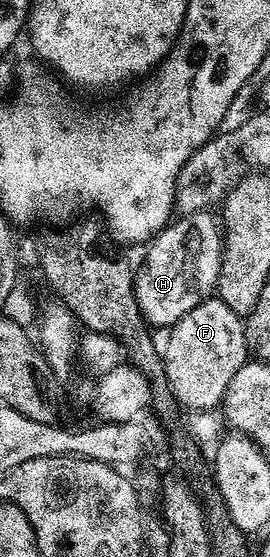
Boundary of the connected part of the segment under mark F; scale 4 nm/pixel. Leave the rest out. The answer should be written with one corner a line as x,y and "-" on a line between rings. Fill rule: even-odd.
210,296
188,314
181,316
178,322
170,327
169,333
171,335
168,336
167,343
162,343
161,353
171,395
180,407
188,406
188,411
214,411
222,403
229,380
237,376
237,372
249,358
244,319
235,314
233,308
229,308
229,304
225,304
219,297

